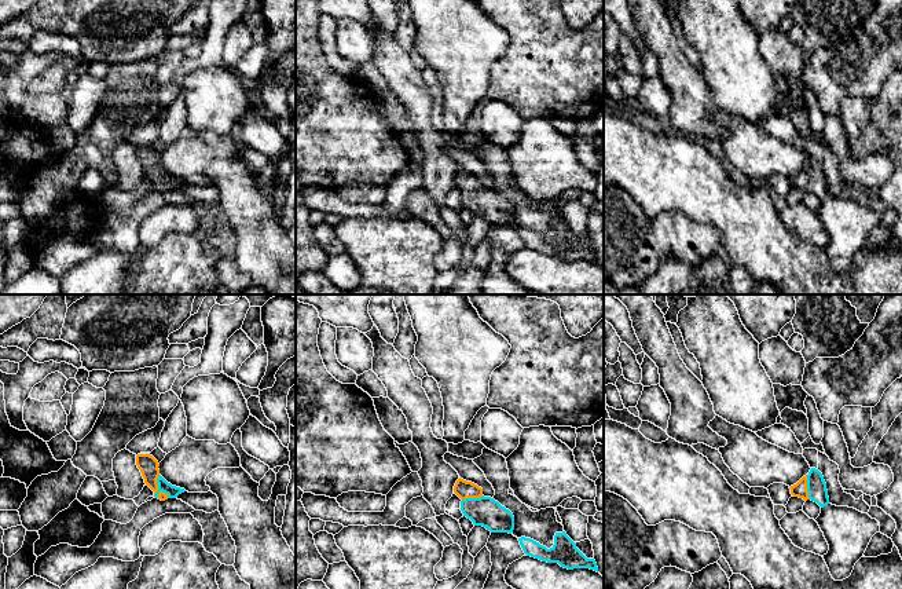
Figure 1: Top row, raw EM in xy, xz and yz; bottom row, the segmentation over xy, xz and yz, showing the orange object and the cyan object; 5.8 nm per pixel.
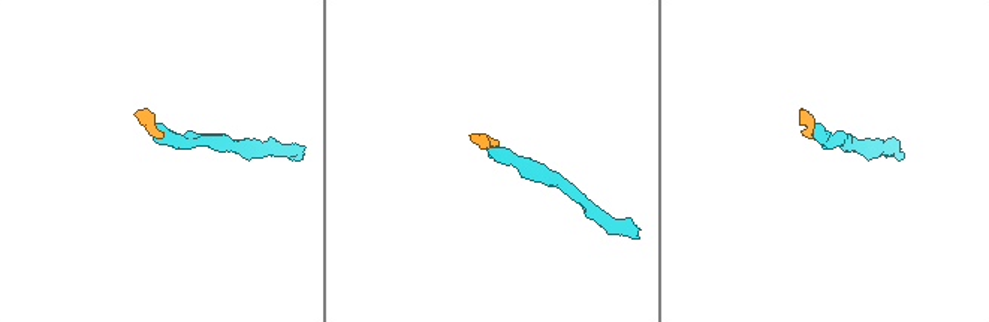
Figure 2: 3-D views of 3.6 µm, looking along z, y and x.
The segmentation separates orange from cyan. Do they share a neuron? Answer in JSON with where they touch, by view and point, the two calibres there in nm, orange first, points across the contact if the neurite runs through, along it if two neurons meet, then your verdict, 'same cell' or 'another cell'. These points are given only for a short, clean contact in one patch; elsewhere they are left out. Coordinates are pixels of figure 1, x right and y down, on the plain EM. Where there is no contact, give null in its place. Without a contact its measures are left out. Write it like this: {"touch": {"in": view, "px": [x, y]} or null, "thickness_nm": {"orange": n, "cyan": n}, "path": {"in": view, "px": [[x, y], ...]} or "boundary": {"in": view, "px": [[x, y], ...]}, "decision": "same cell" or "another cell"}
{"touch": {"in": "xy", "px": [157, 179]}, "thickness_nm": {"orange": 110, "cyan": 70}, "path": {"in": "xy", "px": [[147, 156], [157, 179], [172, 183]]}, "decision": "same cell"}

